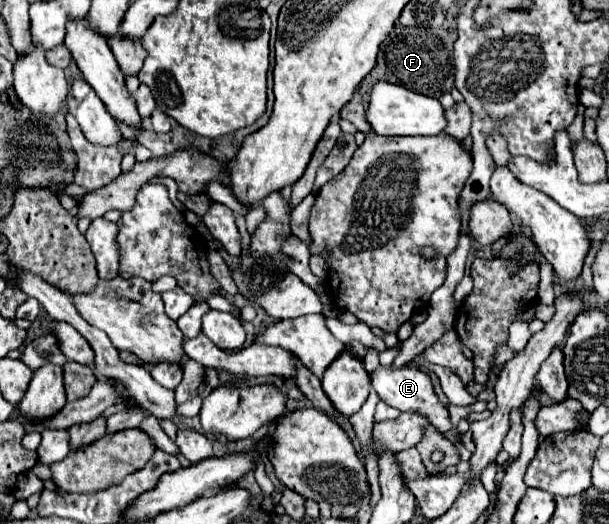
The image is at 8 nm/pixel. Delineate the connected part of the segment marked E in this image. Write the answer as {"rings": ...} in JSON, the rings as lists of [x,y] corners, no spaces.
{"rings":[[[392,364],[390,366],[378,366],[378,370],[372,372],[372,390],[380,396],[380,400],[384,400],[386,404],[398,408],[398,410],[416,410],[420,414],[424,414],[430,424],[434,424],[442,436],[446,436],[448,440],[456,440],[458,438],[458,430],[454,430],[450,426],[450,418],[448,418],[448,410],[444,408],[444,404],[438,400],[438,396],[434,394],[434,388],[432,388],[432,382],[430,382],[430,376],[420,370],[420,368],[412,368],[412,366],[402,366],[402,368],[394,368]]]}

